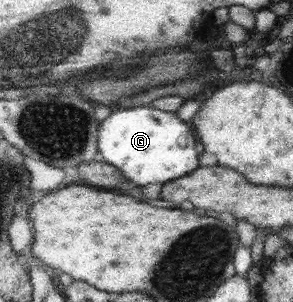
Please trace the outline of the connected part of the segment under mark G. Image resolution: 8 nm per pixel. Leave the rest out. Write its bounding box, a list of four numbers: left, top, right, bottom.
[97,105,197,187]

